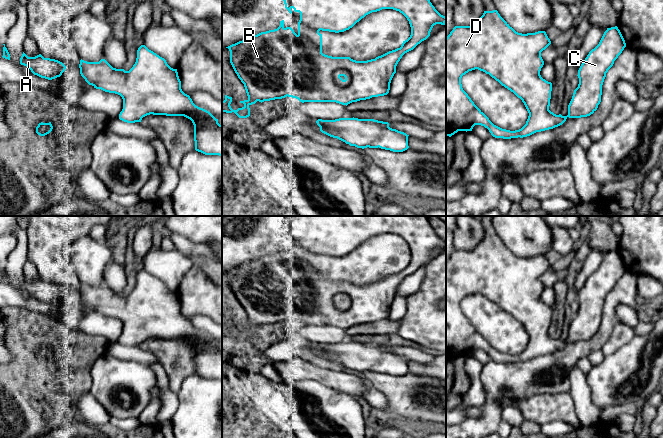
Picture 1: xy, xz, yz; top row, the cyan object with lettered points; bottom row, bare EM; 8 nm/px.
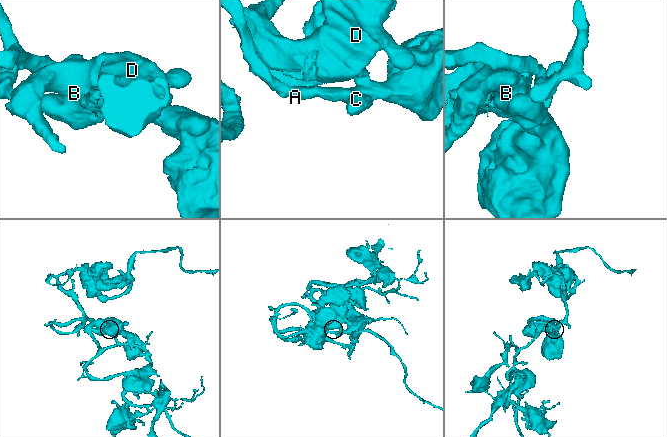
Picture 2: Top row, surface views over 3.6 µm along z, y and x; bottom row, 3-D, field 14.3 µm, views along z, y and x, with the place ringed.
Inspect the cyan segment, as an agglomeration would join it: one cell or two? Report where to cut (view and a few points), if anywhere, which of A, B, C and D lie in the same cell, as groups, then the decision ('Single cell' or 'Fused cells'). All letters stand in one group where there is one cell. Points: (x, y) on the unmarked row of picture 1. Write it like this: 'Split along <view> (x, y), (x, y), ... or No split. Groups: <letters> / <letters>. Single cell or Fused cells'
No split. Groups: A B C D. Single cell

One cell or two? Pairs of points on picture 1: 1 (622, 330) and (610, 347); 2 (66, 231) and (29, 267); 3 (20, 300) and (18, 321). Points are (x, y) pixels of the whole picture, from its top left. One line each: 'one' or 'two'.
1: one
2: two
3: two

